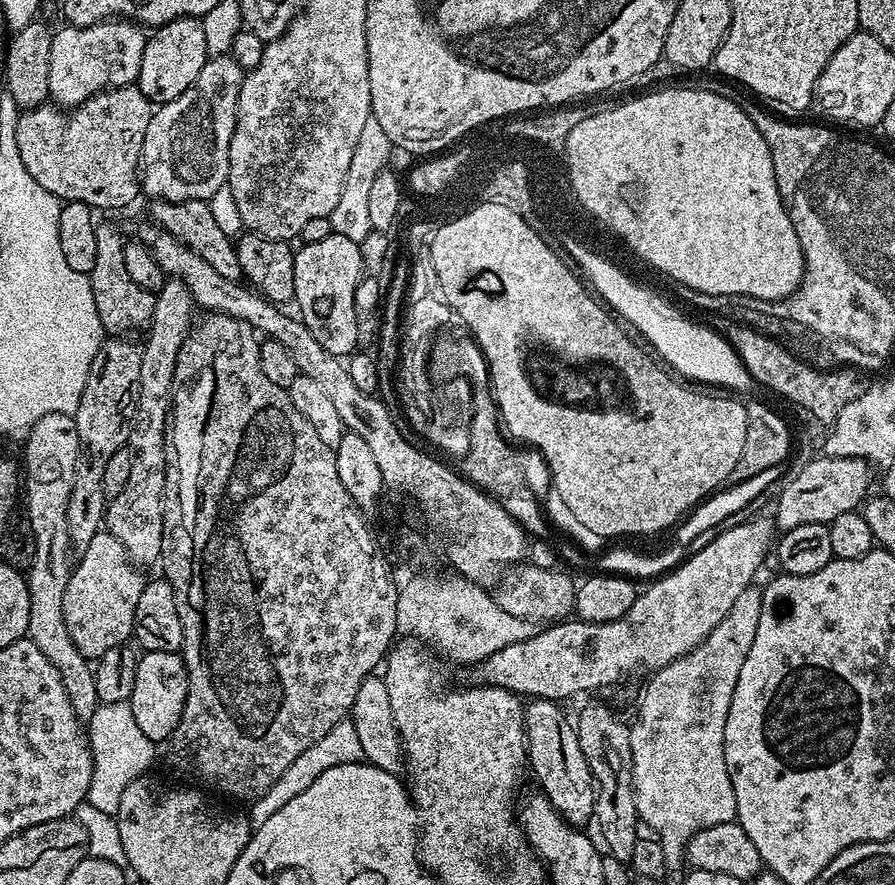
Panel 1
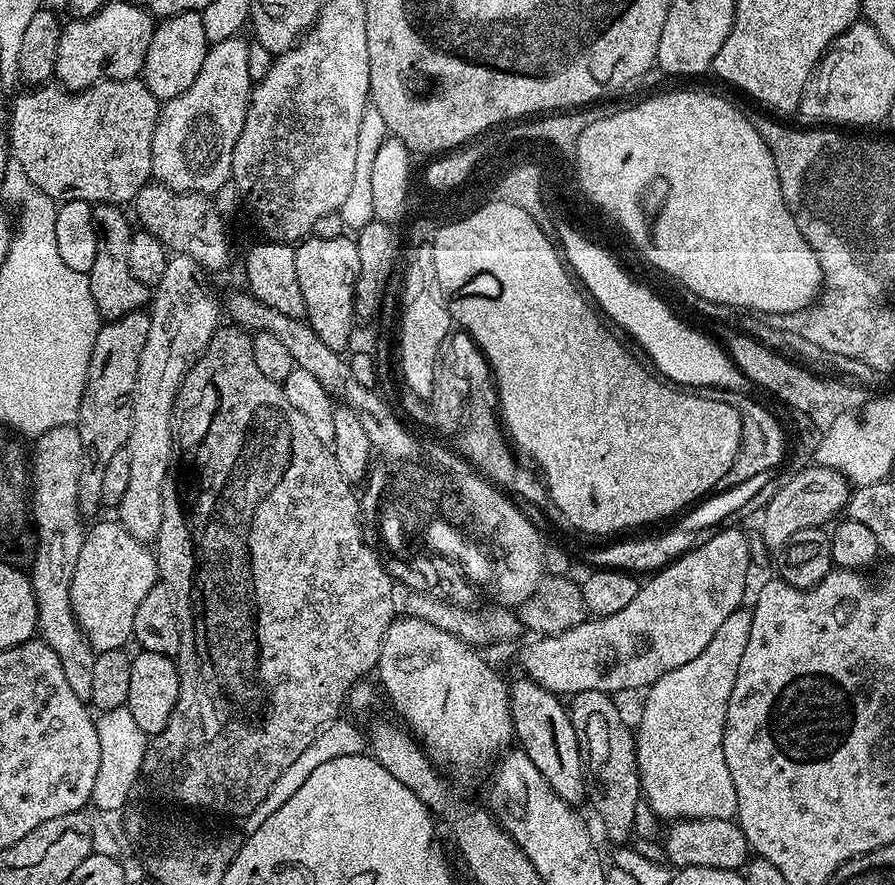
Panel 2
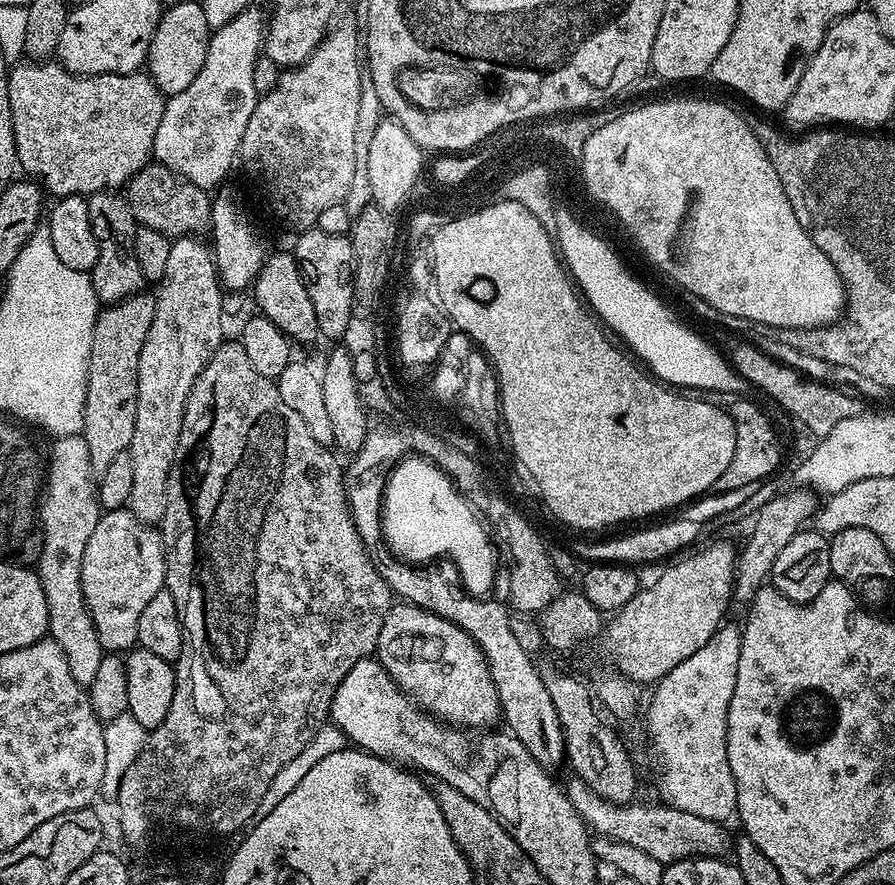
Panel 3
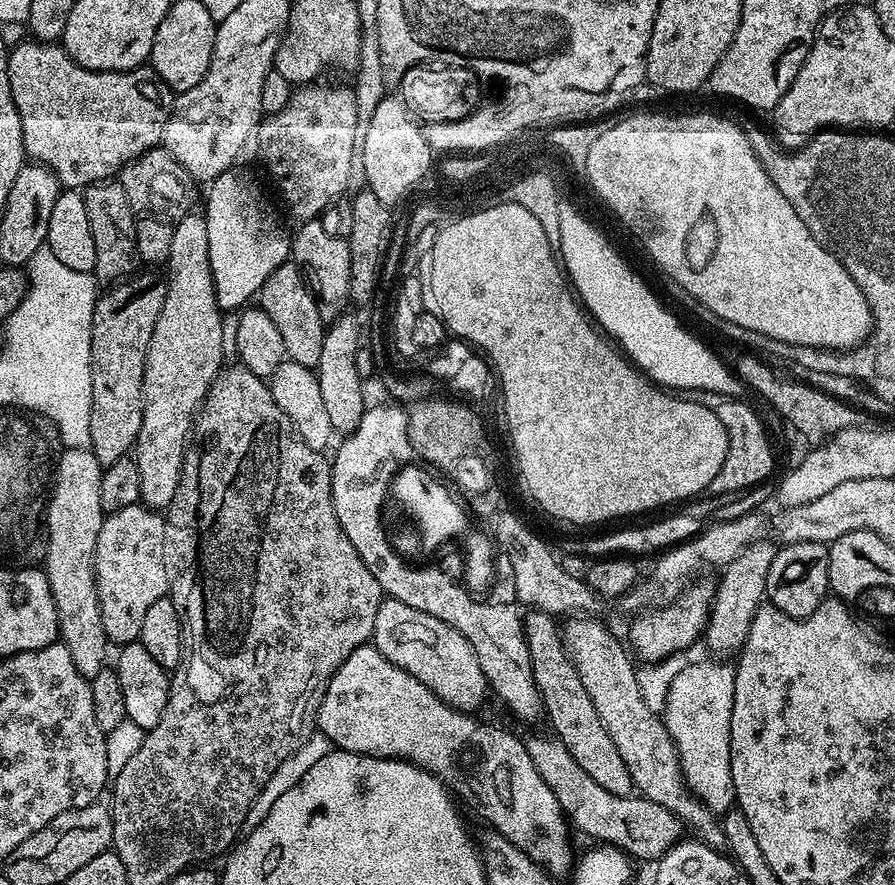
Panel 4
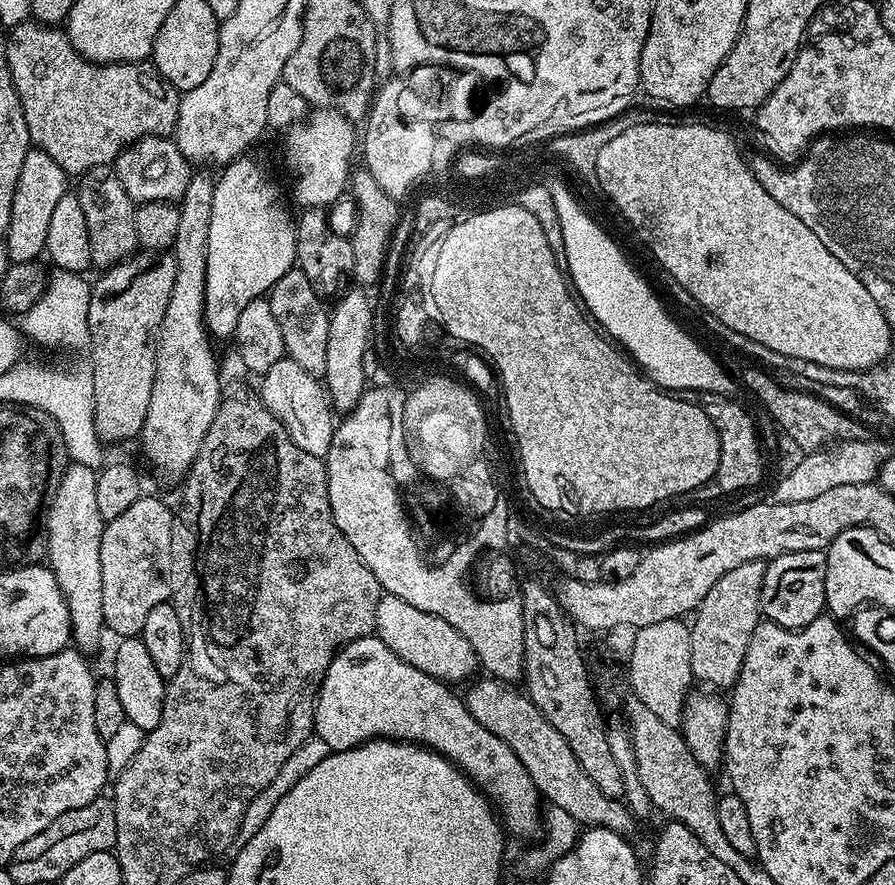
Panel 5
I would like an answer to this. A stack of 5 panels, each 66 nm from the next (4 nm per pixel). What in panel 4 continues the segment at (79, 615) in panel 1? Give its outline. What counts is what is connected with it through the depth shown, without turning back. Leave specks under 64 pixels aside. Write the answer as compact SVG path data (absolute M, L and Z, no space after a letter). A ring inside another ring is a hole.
M141 502L105 515L94 554L96 589L102 610L102 626L113 645L139 641L146 610L170 592L170 568L166 563L165 517Z

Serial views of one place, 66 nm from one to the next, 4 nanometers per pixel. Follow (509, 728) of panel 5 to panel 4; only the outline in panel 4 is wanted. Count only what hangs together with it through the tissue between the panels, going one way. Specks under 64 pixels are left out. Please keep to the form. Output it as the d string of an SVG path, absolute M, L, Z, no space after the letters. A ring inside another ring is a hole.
M547 735L527 737L528 753L534 760L538 774L542 776L542 782L550 786L554 798L558 798L558 806L562 806L569 825L575 831L577 828L582 835L589 836L592 842L615 846L637 861L658 862L675 844L680 843L685 835L686 825L674 813L666 810L666 806L658 806L658 802L650 802L639 794L619 796L598 786L594 778L590 778L578 766L570 750L566 750L566 746L562 746L555 735Z

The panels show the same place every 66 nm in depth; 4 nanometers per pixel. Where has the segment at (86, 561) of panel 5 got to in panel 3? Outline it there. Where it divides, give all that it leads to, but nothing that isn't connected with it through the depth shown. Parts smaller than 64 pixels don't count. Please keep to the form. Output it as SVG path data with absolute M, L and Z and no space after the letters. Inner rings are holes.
M83 435L59 437L51 445L49 458L52 467L47 478L51 487L47 504L44 504L47 548L38 566L48 607L48 636L62 646L62 654L66 654L66 666L70 666L74 682L87 686L94 682L94 674L106 655L98 642L98 630L94 630L94 622L82 594L82 554L86 554L86 542L90 542L90 534L94 534L94 526L98 526L102 509L96 499L97 481Z

